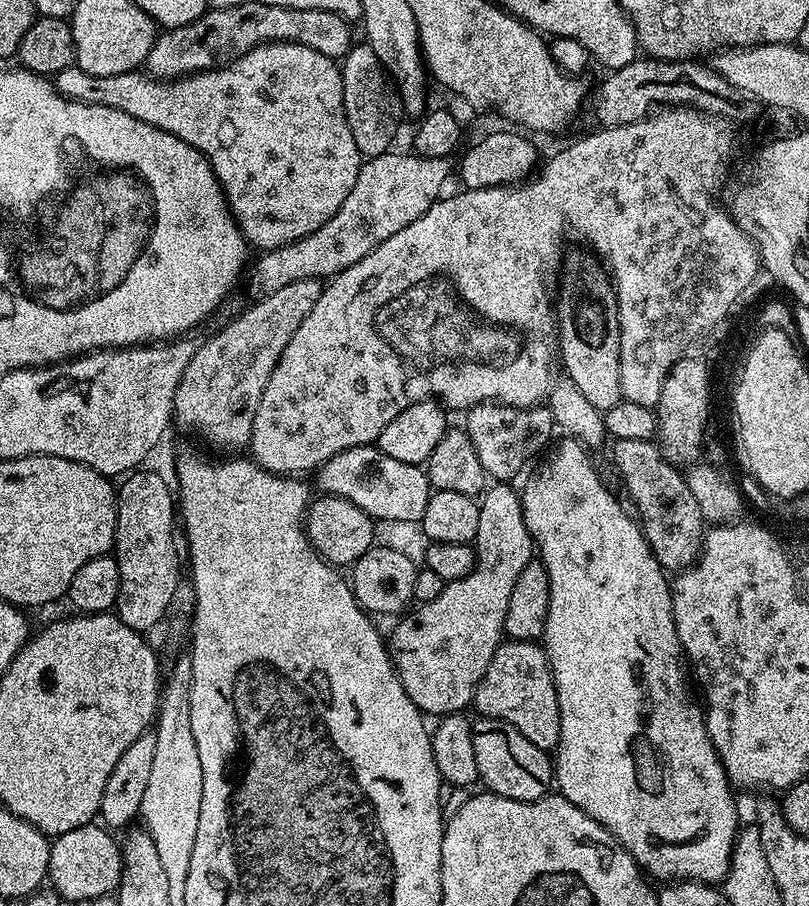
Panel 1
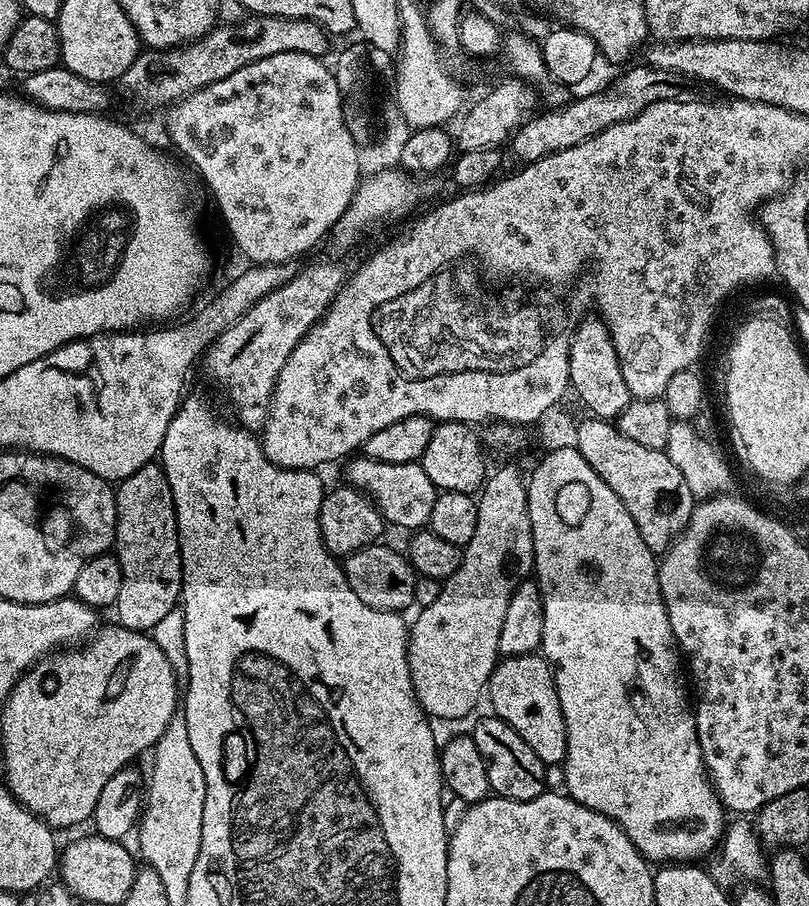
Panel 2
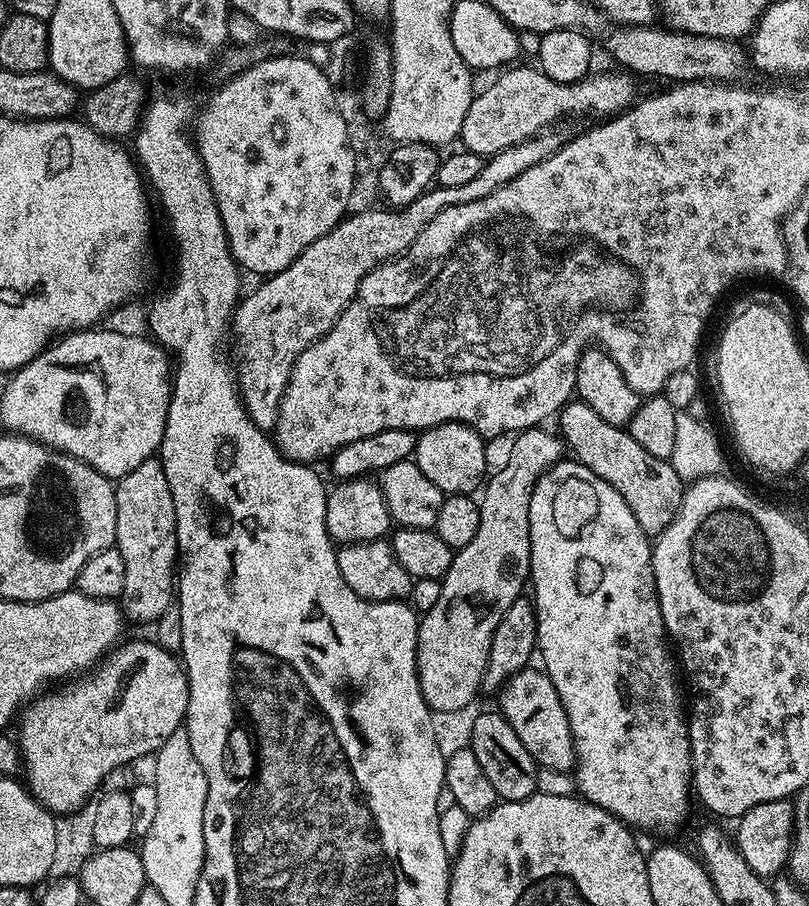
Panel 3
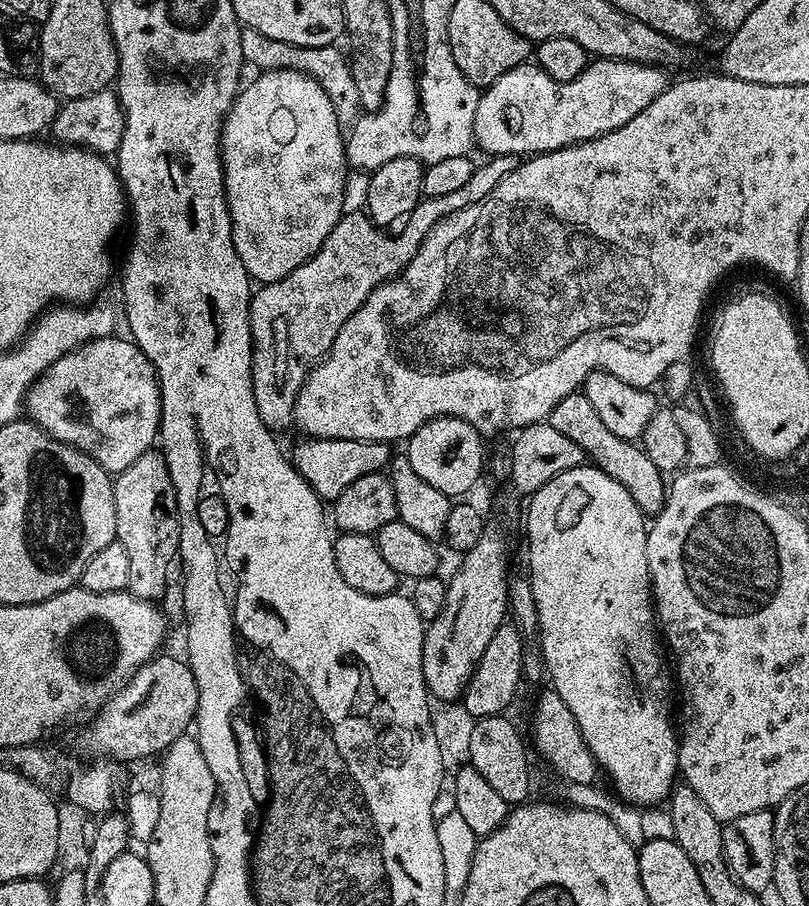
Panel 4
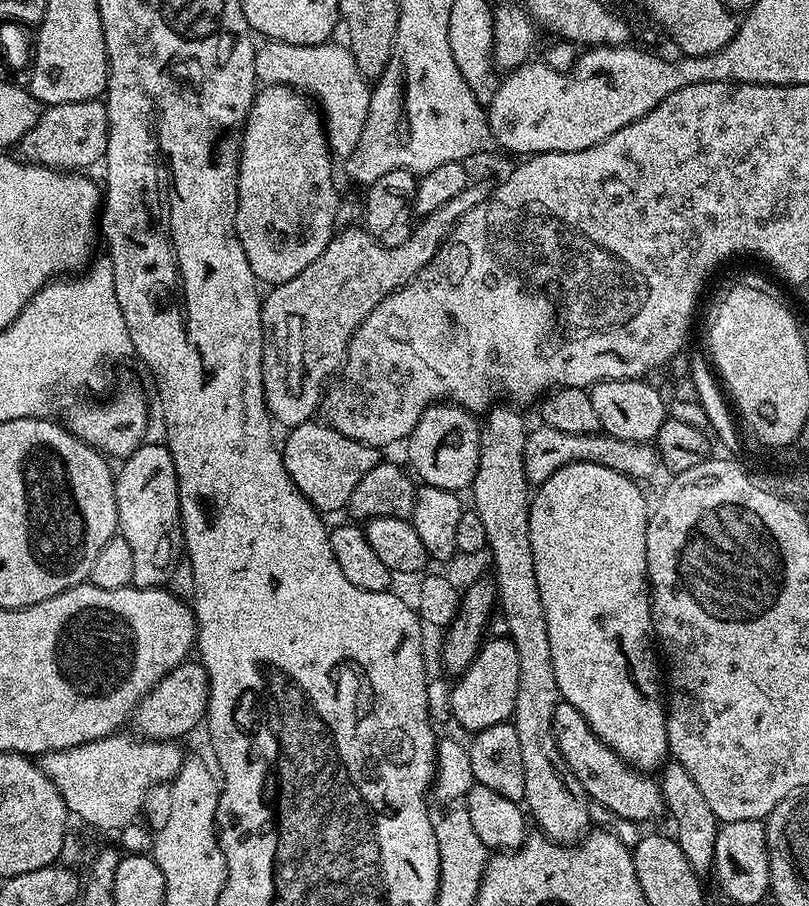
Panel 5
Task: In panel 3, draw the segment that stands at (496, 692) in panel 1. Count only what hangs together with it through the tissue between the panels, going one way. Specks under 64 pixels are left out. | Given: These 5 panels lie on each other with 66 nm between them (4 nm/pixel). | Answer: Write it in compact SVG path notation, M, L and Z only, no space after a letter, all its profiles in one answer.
M529 666L508 679L499 693L498 711L508 725L518 734L518 739L526 750L530 750L530 758L544 771L571 773L576 766L576 747L570 734L570 722L566 718L566 710L558 698L558 690L554 690L554 682L543 671Z

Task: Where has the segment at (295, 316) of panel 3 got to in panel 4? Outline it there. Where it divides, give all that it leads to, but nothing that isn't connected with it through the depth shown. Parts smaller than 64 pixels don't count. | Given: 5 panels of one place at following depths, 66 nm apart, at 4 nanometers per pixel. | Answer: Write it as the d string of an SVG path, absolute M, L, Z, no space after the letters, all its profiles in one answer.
M489 155L485 164L473 167L470 182L459 190L454 190L445 196L430 196L421 199L414 206L412 213L403 221L400 233L396 237L387 236L383 227L377 226L363 211L350 213L340 217L340 221L330 230L326 242L313 254L298 270L286 274L273 284L257 287L252 293L252 305L250 306L250 326L252 327L252 389L254 400L258 402L258 414L262 414L262 422L273 434L281 434L294 424L294 402L298 398L300 388L309 372L328 355L330 346L334 346L334 340L338 338L338 332L354 313L361 308L370 298L370 294L385 280L391 280L393 276L400 275L404 267L418 254L422 242L434 230L436 223L445 216L454 214L474 202L482 202L487 196L491 196L494 186L506 178L517 166L515 155L494 156Z

